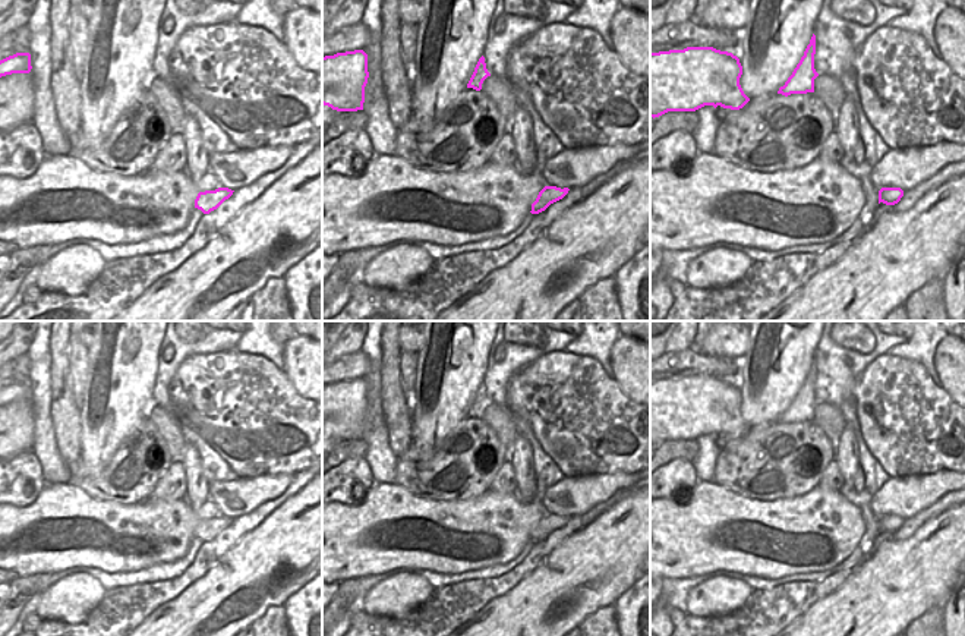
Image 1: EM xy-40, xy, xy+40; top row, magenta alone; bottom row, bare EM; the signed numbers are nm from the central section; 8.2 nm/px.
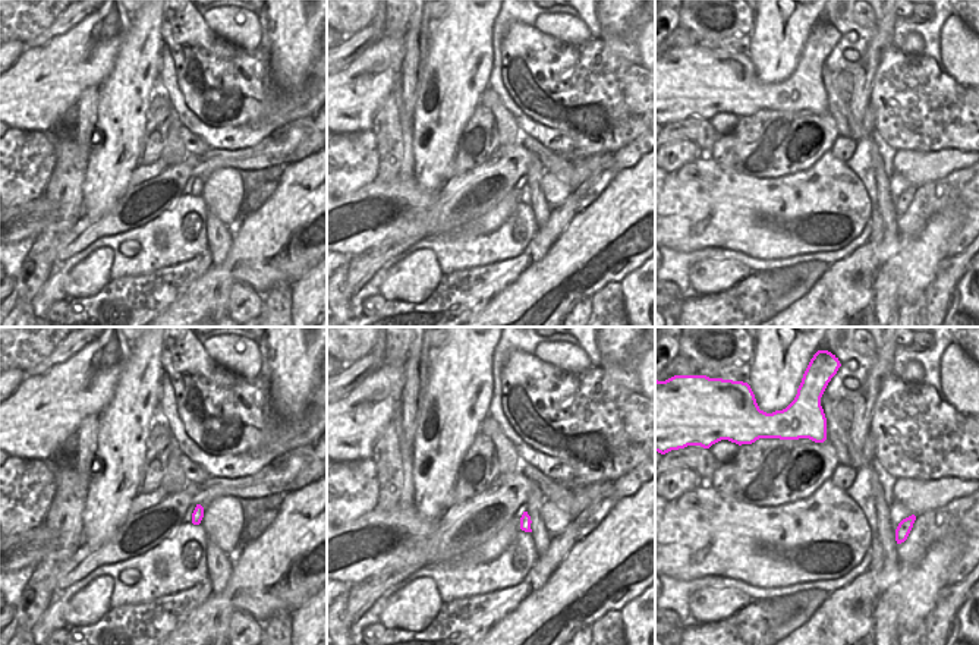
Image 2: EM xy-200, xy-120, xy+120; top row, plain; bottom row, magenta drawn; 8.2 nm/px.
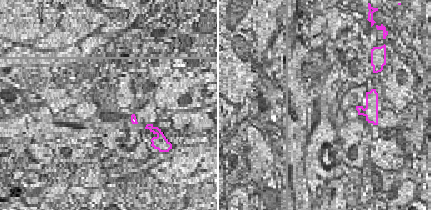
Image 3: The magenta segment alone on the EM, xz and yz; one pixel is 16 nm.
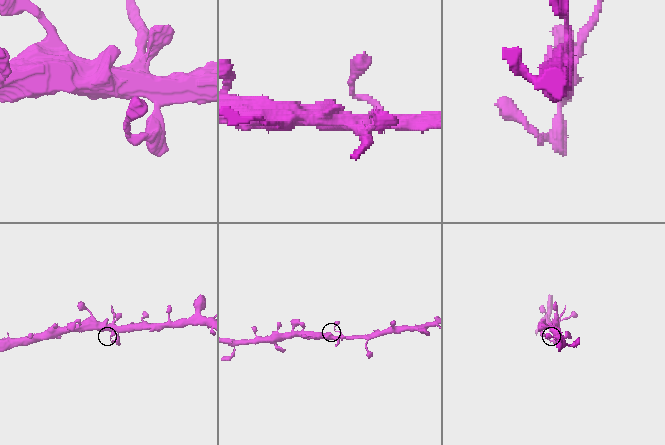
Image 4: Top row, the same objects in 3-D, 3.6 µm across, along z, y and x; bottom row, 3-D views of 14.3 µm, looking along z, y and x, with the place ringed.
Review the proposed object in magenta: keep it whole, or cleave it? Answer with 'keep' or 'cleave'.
cleave

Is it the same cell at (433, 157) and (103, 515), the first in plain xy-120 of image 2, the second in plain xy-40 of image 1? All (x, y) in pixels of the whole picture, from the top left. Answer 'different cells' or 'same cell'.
different cells

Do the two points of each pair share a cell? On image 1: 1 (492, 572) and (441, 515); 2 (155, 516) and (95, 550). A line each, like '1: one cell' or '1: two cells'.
1: two cells
2: one cell

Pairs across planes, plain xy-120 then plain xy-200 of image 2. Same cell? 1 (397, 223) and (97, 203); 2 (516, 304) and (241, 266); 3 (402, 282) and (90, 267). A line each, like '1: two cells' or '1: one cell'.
1: two cells
2: one cell
3: one cell

